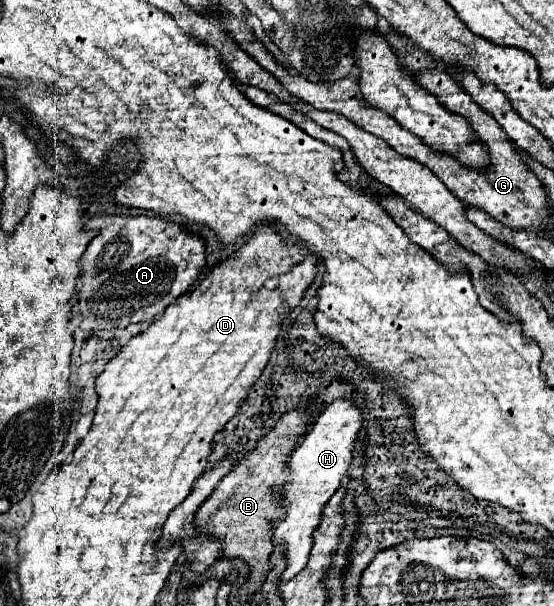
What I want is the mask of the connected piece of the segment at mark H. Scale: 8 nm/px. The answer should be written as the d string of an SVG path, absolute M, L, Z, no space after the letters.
M340 397L340 399L332 401L324 409L324 413L320 413L320 417L316 419L314 427L304 437L302 445L292 453L292 457L290 457L292 471L288 473L292 477L292 483L284 485L284 503L286 503L288 511L286 511L286 517L274 521L274 531L272 531L274 545L284 545L286 547L286 571L284 571L280 583L286 583L288 579L292 579L306 565L310 549L312 549L312 531L316 531L316 527L320 525L320 519L322 519L322 513L324 513L324 505L334 495L334 491L340 487L340 481L344 479L344 475L346 475L346 471L348 471L348 467L352 463L352 449L354 449L354 443L358 439L358 431L362 429L362 421L364 421L364 417L356 409L354 401Z

